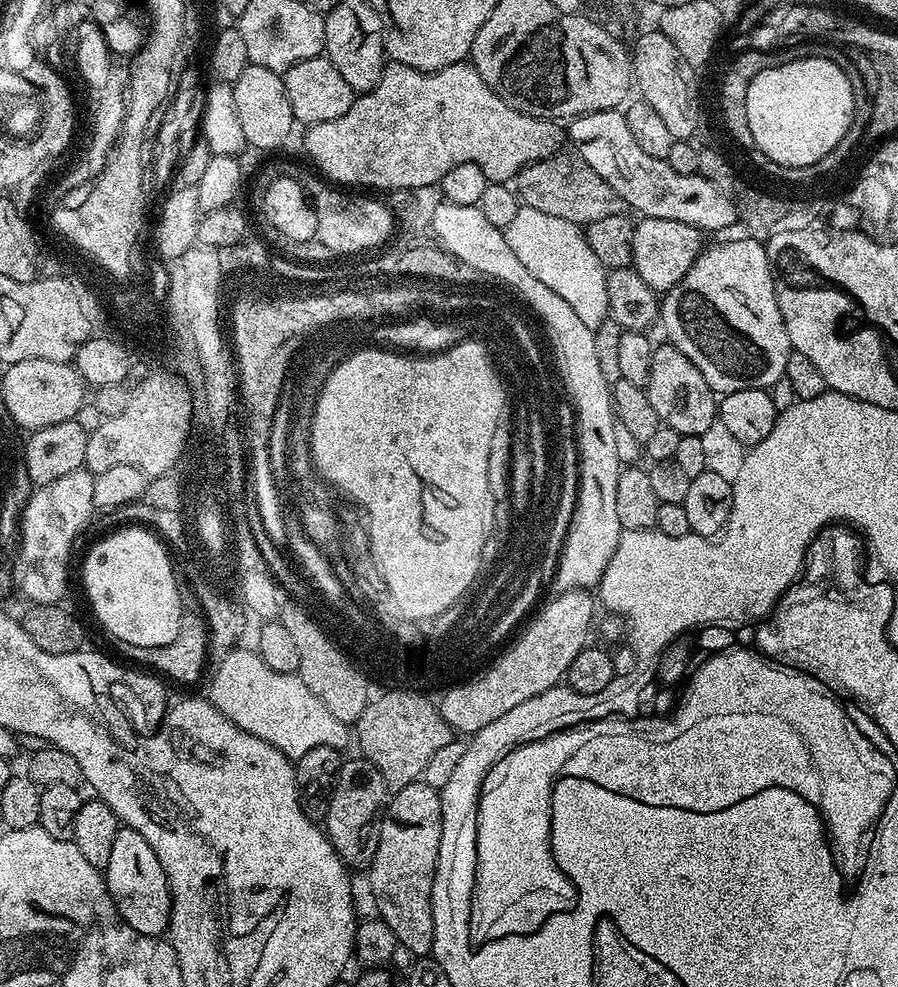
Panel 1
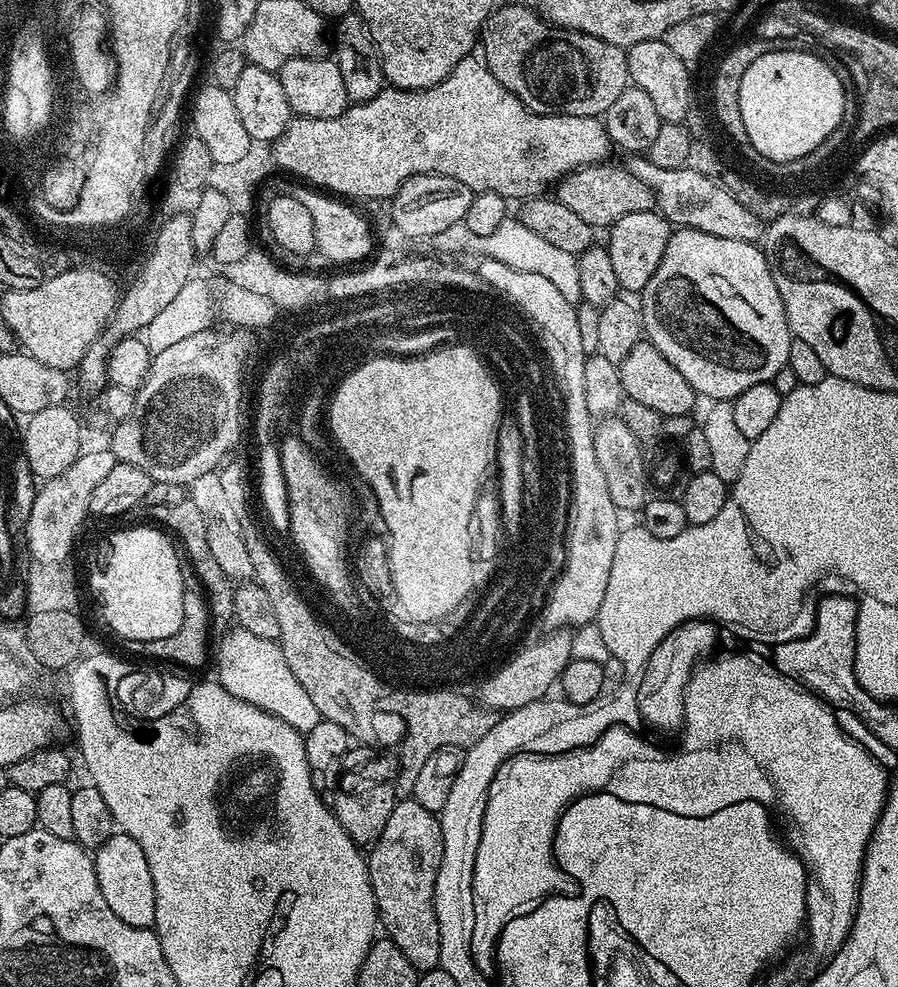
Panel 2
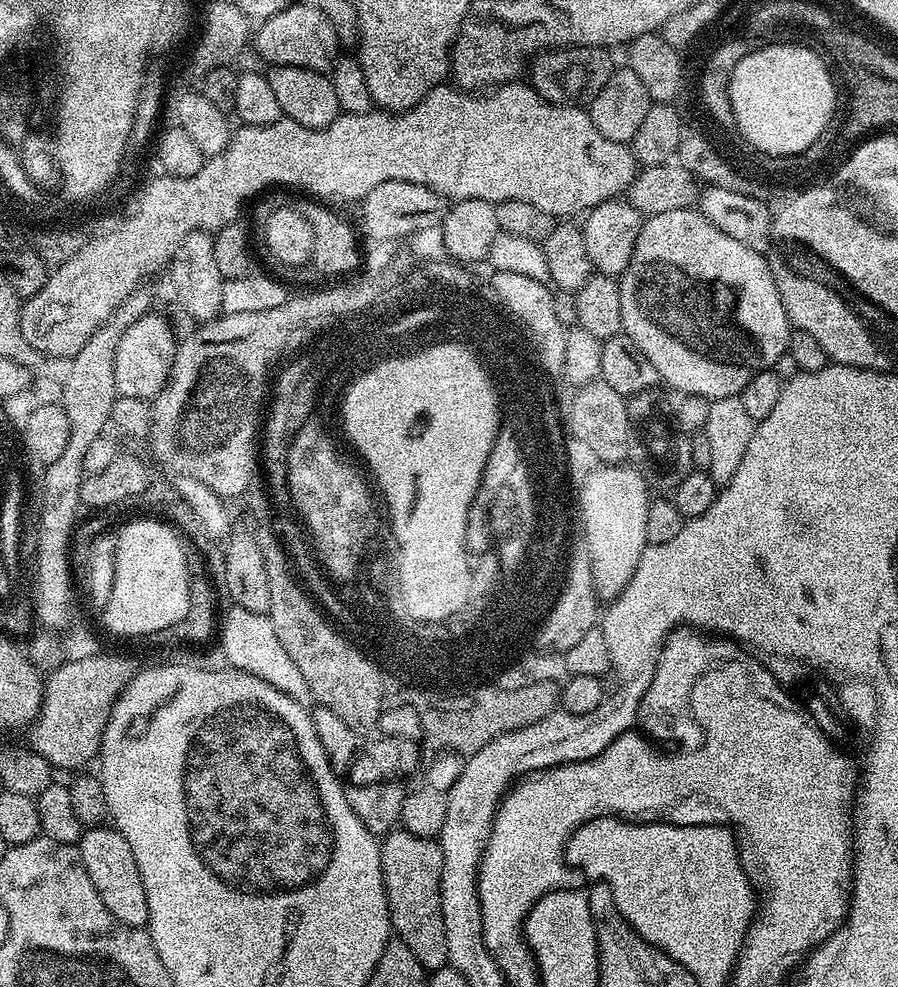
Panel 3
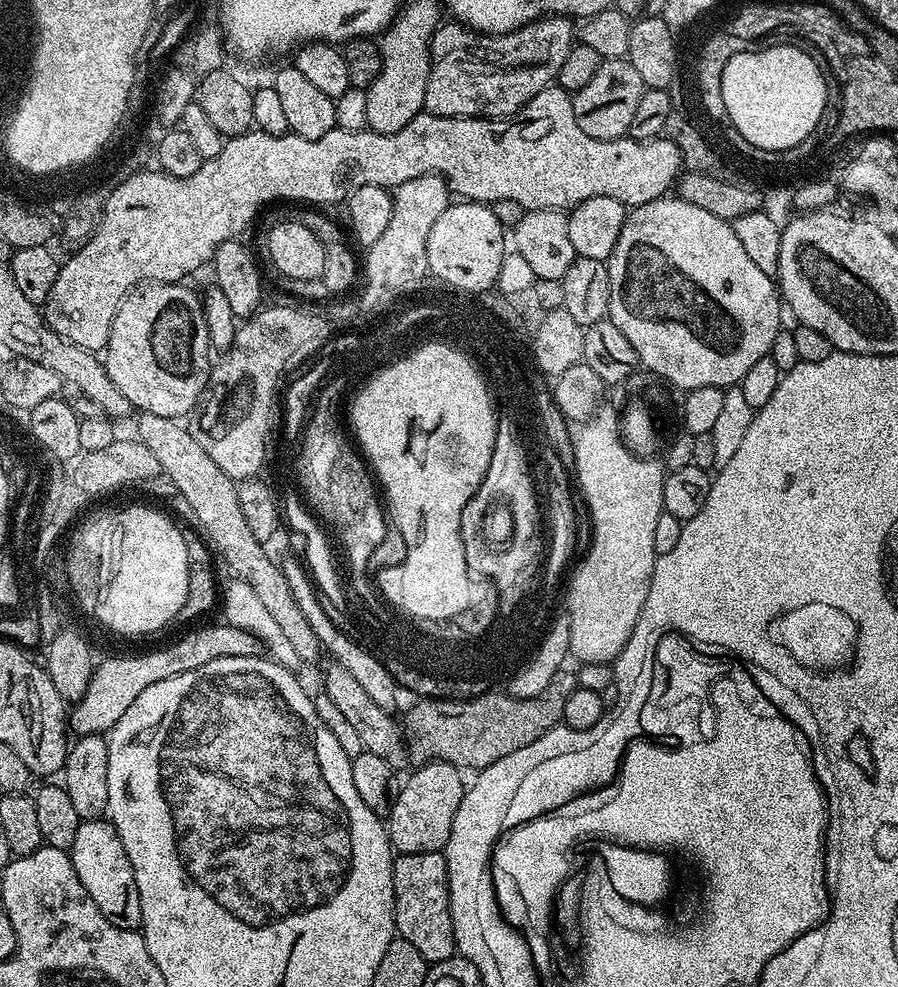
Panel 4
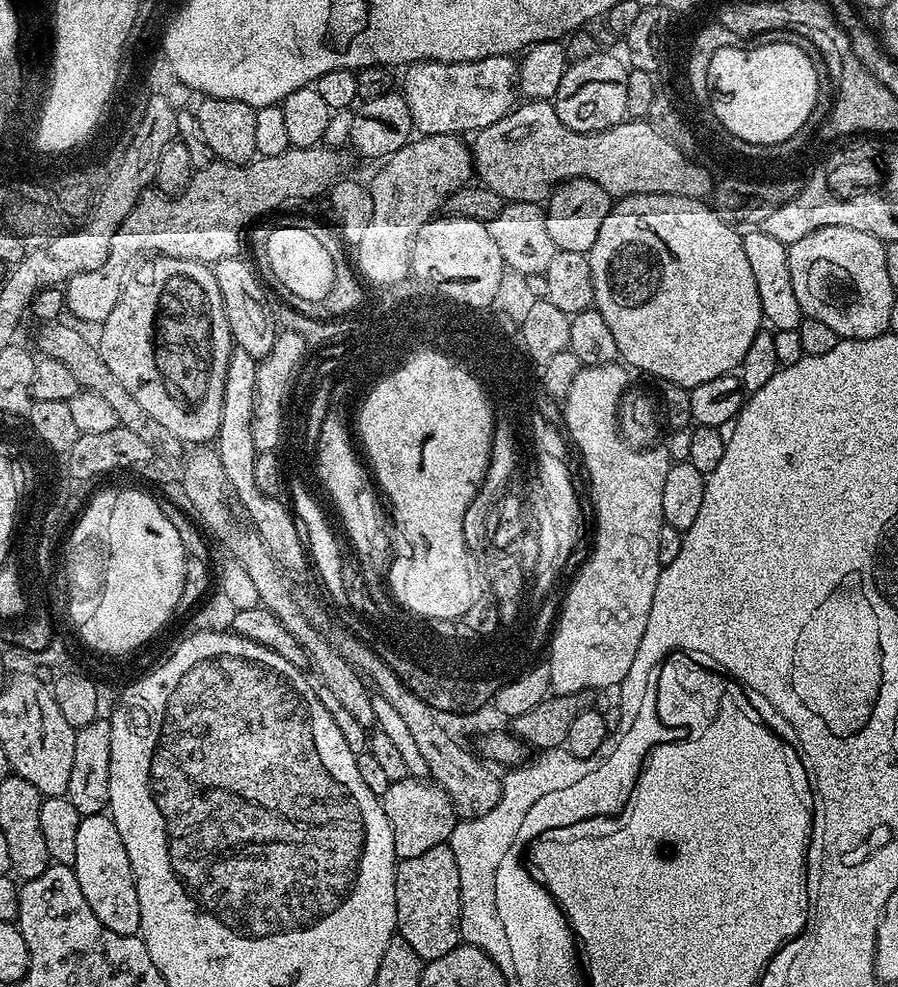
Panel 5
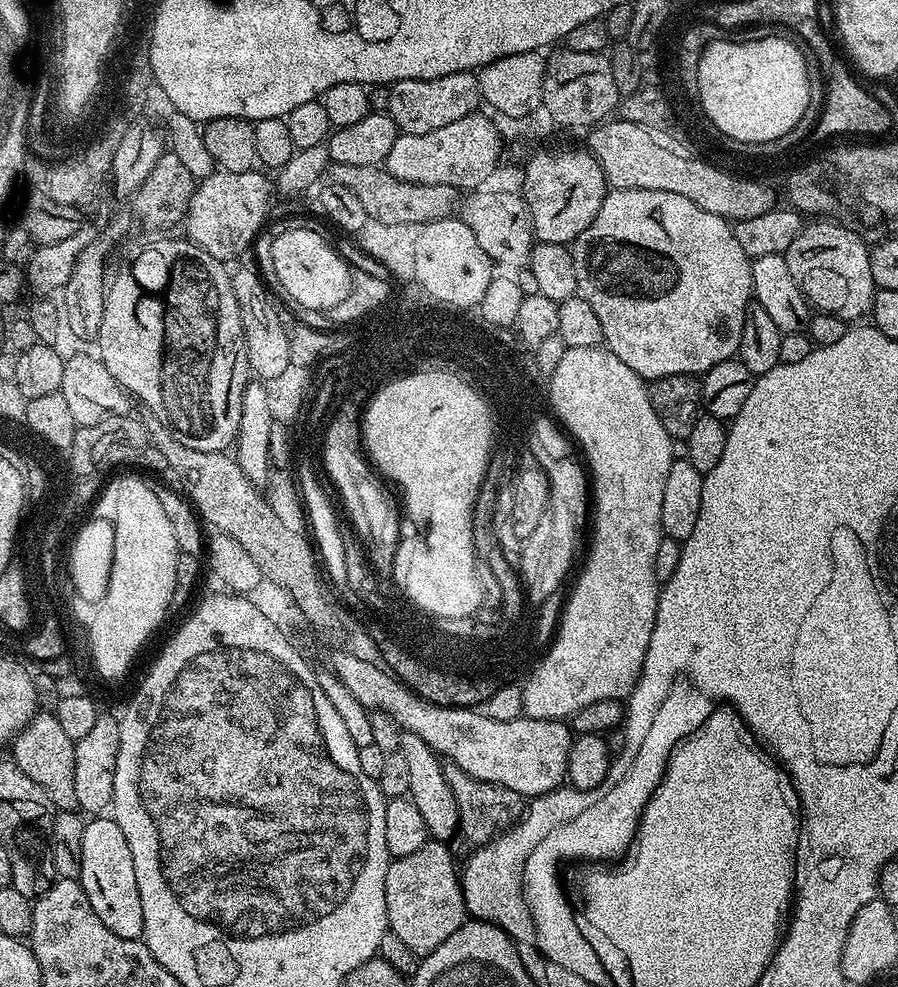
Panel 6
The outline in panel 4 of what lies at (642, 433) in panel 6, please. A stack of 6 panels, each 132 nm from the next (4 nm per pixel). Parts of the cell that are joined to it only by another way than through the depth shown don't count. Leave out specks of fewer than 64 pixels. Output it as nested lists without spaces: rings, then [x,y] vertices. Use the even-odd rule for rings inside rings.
[[[597,415],[595,418],[589,419],[587,423],[583,425],[584,428],[580,433],[575,433],[574,436],[574,444],[576,440],[576,476],[580,479],[580,488],[584,491],[584,500],[588,503],[588,512],[592,515],[592,545],[588,548],[588,553],[584,556],[584,561],[581,562],[580,565],[576,568],[576,573],[572,576],[572,585],[568,588],[568,613],[566,613],[566,619],[568,621],[568,625],[570,626],[570,652],[573,657],[577,656],[578,659],[581,660],[584,664],[606,664],[606,666],[611,665],[613,661],[619,656],[620,651],[626,646],[626,642],[630,638],[630,634],[634,630],[634,626],[638,622],[638,614],[642,614],[642,606],[646,602],[646,594],[650,590],[650,578],[654,574],[654,566],[656,565],[656,551],[654,550],[654,529],[658,526],[658,518],[660,517],[660,513],[664,511],[664,478],[666,475],[666,468],[663,463],[659,459],[656,458],[645,458],[642,456],[635,456],[634,454],[630,454],[628,452],[628,444],[625,443],[623,439],[618,435],[617,429],[614,427],[613,421],[612,424],[607,420],[606,417]]]

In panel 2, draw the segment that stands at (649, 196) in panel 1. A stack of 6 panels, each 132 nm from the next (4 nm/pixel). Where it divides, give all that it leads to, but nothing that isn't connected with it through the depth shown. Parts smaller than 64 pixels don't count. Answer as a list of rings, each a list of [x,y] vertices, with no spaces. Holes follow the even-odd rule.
[[[640,154],[633,155],[629,160],[632,161],[627,161],[628,171],[634,174],[634,178],[642,178],[645,186],[652,191],[656,198],[656,208],[669,225],[702,230],[718,238],[734,238],[738,242],[751,244],[756,244],[763,237],[765,221],[746,210],[746,207],[742,206],[720,182],[696,173],[687,166],[662,170],[662,166],[654,166],[654,162]]]

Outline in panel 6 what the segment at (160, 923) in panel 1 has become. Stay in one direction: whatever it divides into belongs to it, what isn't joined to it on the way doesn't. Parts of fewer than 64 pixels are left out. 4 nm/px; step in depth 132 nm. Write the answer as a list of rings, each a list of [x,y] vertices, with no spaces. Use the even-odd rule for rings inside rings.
[[[100,814],[89,819],[82,834],[82,870],[79,878],[86,898],[90,898],[90,906],[98,918],[106,926],[106,930],[118,934],[118,938],[139,940],[143,937],[142,926],[142,898],[138,894],[138,878],[134,878],[134,858],[130,855],[130,842],[126,842],[126,834],[116,824],[116,821],[107,815]]]

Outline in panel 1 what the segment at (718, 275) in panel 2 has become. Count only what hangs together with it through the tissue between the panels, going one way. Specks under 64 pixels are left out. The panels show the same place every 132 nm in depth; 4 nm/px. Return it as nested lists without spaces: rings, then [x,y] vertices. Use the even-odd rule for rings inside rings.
[[[743,239],[728,240],[713,248],[705,247],[682,282],[663,293],[658,304],[658,320],[661,325],[664,323],[667,343],[682,350],[682,354],[686,354],[686,358],[690,358],[690,362],[702,370],[702,378],[710,382],[712,391],[717,394],[747,388],[771,389],[772,384],[784,376],[788,354],[792,351],[782,310],[778,310],[768,249],[761,241]]]

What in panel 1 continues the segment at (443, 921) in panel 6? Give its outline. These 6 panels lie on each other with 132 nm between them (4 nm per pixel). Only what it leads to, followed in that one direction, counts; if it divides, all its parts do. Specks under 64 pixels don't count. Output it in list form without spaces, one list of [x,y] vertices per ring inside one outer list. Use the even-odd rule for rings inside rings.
[[[417,782],[391,793],[380,817],[378,850],[367,869],[376,899],[379,919],[393,932],[397,945],[416,958],[431,953],[434,942],[432,891],[438,850],[442,842],[440,793],[429,784]]]

